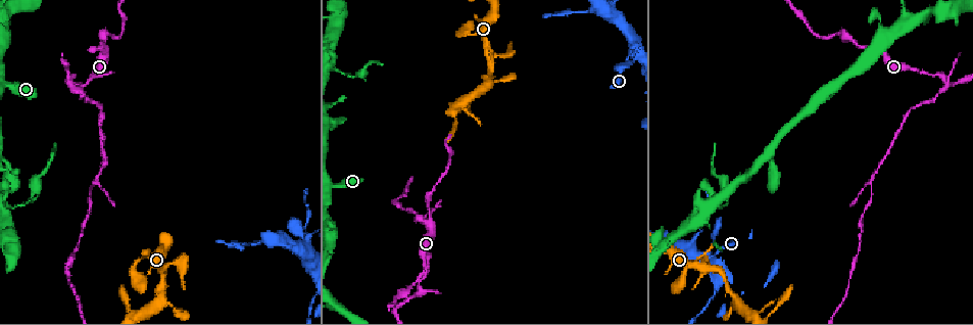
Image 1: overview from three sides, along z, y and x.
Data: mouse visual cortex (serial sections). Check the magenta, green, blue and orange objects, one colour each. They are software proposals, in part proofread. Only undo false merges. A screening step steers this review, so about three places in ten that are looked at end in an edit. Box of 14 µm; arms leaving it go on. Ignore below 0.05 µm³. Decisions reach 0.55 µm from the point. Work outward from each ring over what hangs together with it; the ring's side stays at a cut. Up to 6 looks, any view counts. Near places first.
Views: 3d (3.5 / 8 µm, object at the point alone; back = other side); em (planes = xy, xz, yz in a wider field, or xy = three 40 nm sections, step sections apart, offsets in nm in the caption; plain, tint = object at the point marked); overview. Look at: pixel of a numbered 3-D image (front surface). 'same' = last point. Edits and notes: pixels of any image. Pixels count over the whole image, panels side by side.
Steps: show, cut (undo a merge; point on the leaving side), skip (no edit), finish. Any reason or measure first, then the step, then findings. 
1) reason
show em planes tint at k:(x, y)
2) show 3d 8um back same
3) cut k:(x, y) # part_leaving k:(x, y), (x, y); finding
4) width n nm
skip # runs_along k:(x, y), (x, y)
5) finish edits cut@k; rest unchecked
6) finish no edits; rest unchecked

narrows sharply
show em xy step 5 tint at 1:(100, 49)

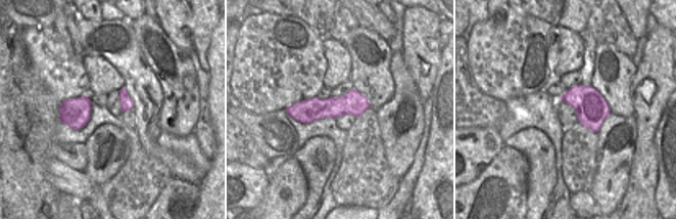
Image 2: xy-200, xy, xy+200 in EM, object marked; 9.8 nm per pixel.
show 3d 3.5um back same

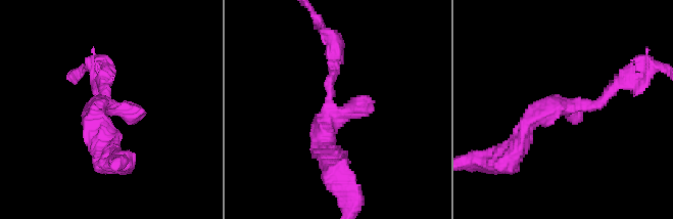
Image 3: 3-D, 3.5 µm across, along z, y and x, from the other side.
skip # runs_along 3:(524, 128), (549, 106), (594, 106), (638, 75); all the same cell

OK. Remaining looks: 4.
calibre changes
show 3d 3.5um at 1:(347, 77)

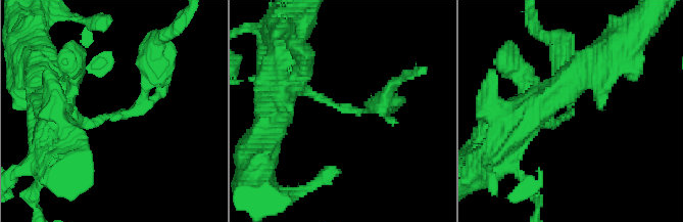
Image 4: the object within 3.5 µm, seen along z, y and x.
show em xy step 3 tint at 4:(569, 114)

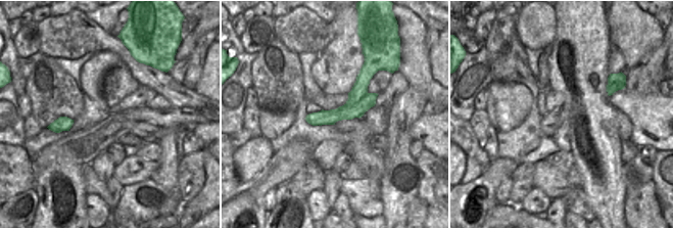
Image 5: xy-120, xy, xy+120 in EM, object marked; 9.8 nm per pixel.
show em planes tint same

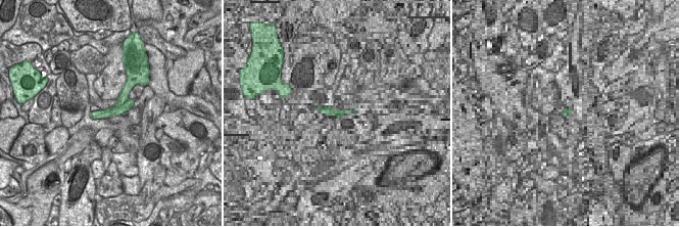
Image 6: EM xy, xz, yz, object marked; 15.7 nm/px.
cut 4:(154, 67) # part_leaving 4:(137, 105), (175, 27); two cells meet here

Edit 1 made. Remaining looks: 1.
finish edits cut@4; rest unchecked

